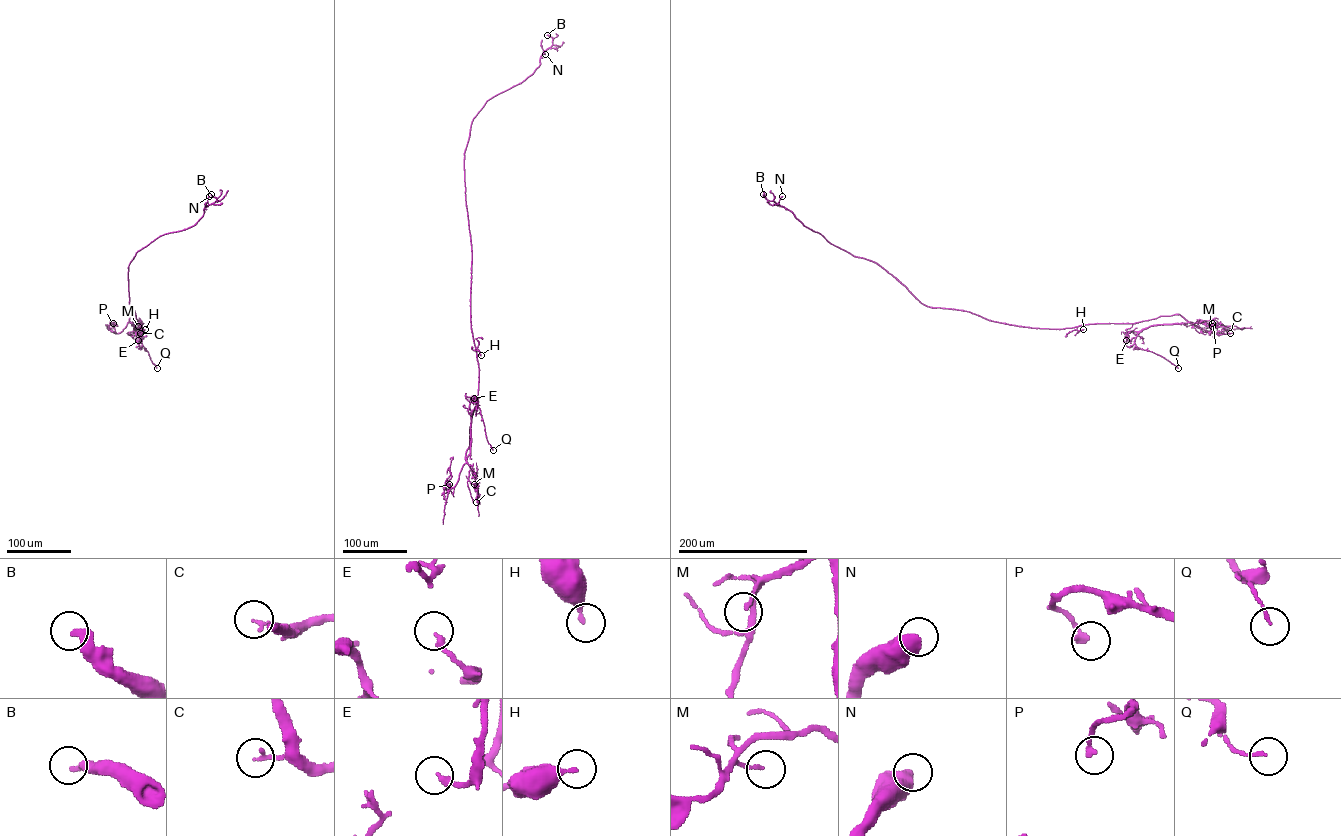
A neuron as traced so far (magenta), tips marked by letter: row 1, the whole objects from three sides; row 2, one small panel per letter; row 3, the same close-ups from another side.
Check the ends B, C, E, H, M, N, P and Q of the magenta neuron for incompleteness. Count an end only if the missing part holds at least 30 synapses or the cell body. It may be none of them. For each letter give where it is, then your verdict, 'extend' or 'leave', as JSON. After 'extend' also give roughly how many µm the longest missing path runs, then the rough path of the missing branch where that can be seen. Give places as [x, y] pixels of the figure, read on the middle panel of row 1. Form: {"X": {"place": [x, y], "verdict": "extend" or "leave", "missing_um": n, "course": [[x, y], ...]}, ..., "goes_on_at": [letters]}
{"B": {"place": [547, 35], "verdict": "leave"}, "C": {"place": [476, 502], "verdict": "leave"}, "E": {"place": [474, 398], "verdict": "leave"}, "H": {"place": [481, 355], "verdict": "leave"}, "M": {"place": [474, 484], "verdict": "leave"}, "N": {"place": [545, 54], "verdict": "leave"}, "P": {"place": [449, 484], "verdict": "leave"}, "Q": {"place": [493, 450], "verdict": "leave"}, "goes_on_at": []}

